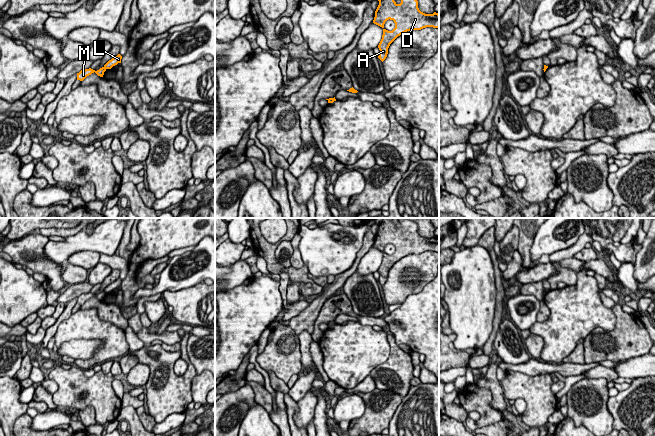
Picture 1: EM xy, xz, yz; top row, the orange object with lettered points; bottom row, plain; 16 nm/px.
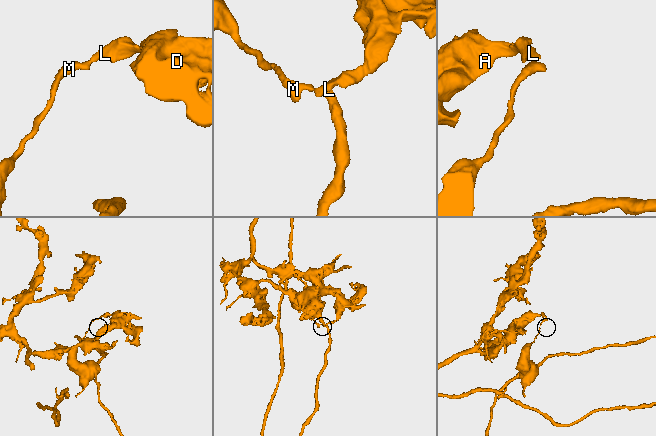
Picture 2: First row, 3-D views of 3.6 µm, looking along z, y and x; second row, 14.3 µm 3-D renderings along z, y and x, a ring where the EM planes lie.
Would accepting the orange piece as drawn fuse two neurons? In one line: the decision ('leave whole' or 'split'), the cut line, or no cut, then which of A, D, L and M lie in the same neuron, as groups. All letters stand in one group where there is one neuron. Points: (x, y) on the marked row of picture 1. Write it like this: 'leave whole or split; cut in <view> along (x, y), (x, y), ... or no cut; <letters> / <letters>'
split; cut in yz along (544, 67), (546, 68); A D L / M

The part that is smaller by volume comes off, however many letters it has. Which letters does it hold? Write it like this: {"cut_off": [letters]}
{"cut_off": ["M"]}

